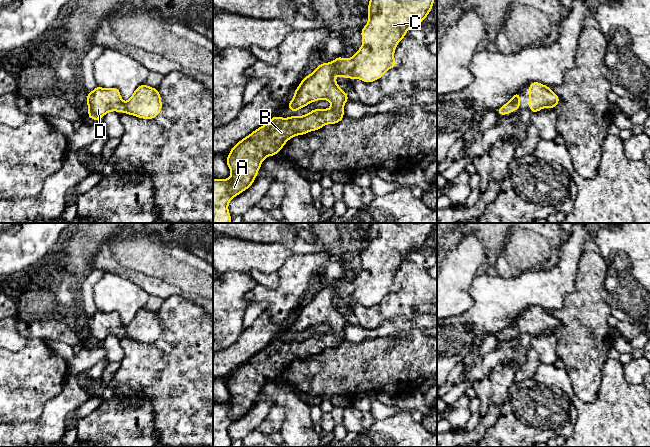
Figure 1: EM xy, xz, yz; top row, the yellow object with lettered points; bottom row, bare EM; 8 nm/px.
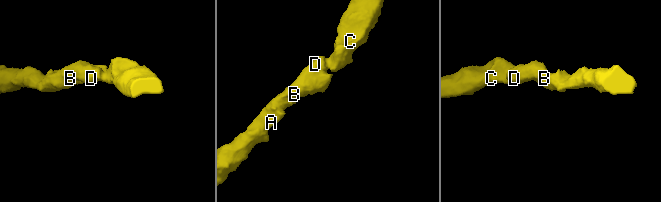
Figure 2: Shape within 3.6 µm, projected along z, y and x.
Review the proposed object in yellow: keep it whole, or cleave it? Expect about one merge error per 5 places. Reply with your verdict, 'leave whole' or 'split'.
leave whole

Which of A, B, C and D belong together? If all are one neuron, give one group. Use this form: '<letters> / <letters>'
A B C D

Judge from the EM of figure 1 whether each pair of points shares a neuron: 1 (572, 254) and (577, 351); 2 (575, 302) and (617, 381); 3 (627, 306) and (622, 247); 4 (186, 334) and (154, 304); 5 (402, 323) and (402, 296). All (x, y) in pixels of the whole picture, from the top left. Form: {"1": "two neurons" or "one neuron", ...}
{"1": "two neurons", "2": "two neurons", "3": "one neuron", "4": "two neurons", "5": "two neurons"}

